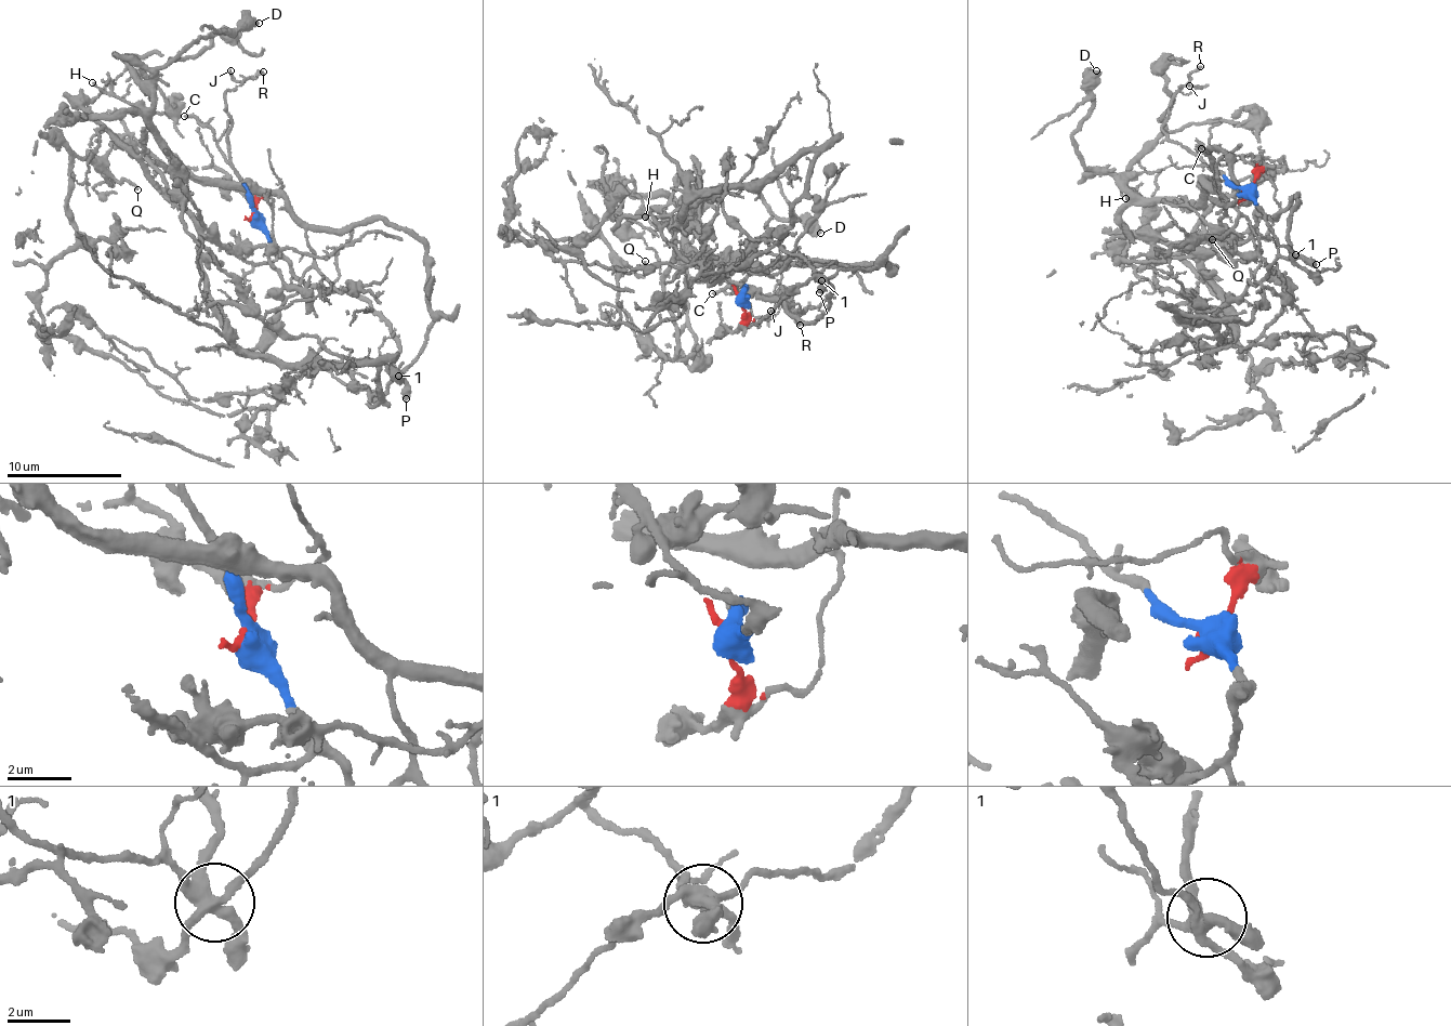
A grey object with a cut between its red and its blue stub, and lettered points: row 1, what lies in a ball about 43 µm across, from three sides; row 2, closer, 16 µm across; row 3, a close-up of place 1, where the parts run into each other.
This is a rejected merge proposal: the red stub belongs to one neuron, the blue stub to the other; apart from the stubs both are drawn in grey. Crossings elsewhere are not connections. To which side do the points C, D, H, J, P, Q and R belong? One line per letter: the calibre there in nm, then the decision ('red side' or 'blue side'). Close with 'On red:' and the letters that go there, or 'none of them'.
C: 190 nm thick; blue side
D: 550 nm thick; red side
H: 120 nm thick; red side
J: 120 nm thick; blue side
P: 480 nm thick; blue side
Q: 160 nm thick; red side
R: 160 nm thick; blue side
On red: D, H, Q

